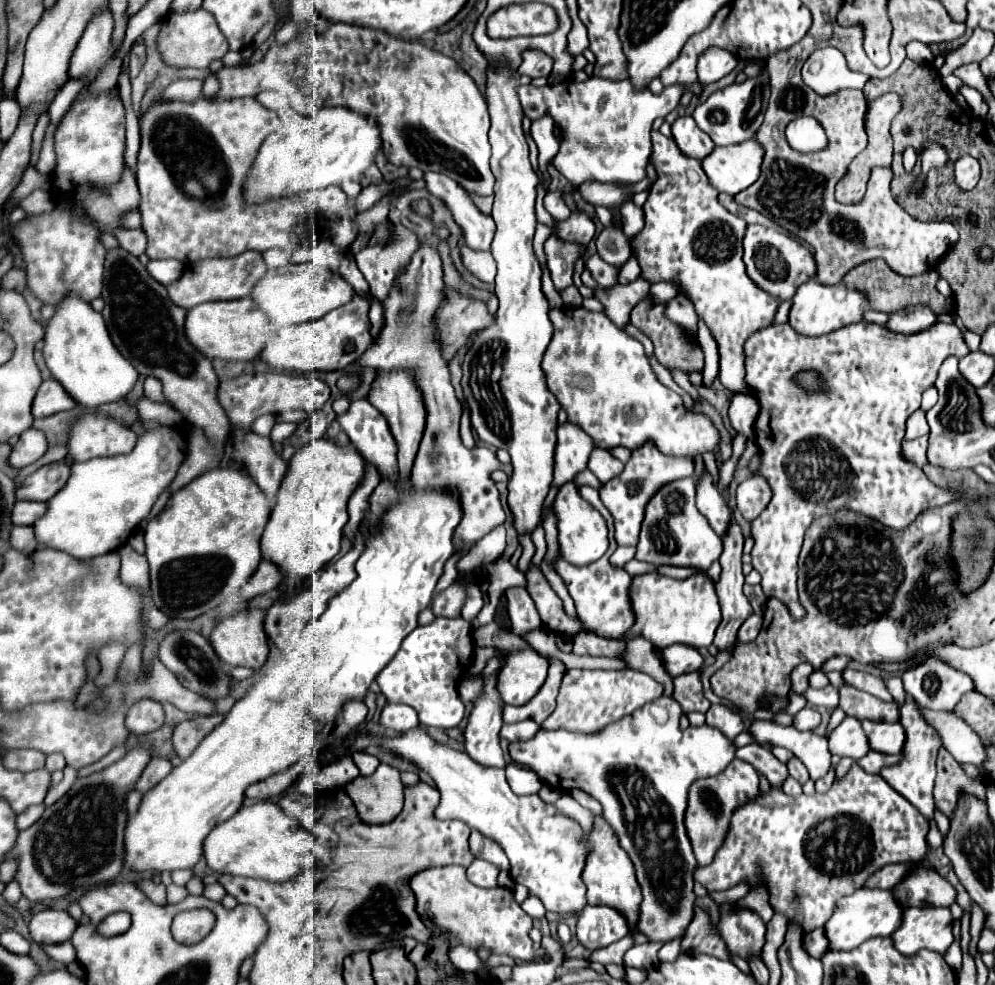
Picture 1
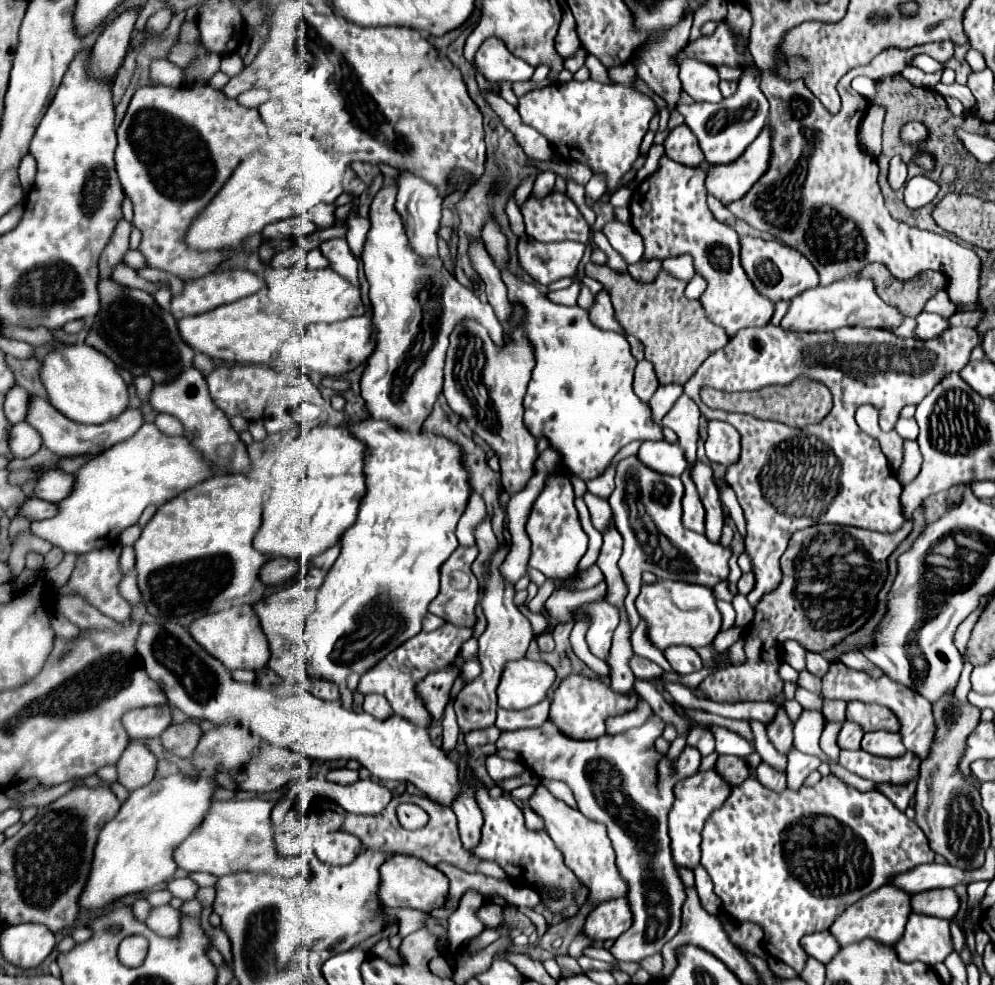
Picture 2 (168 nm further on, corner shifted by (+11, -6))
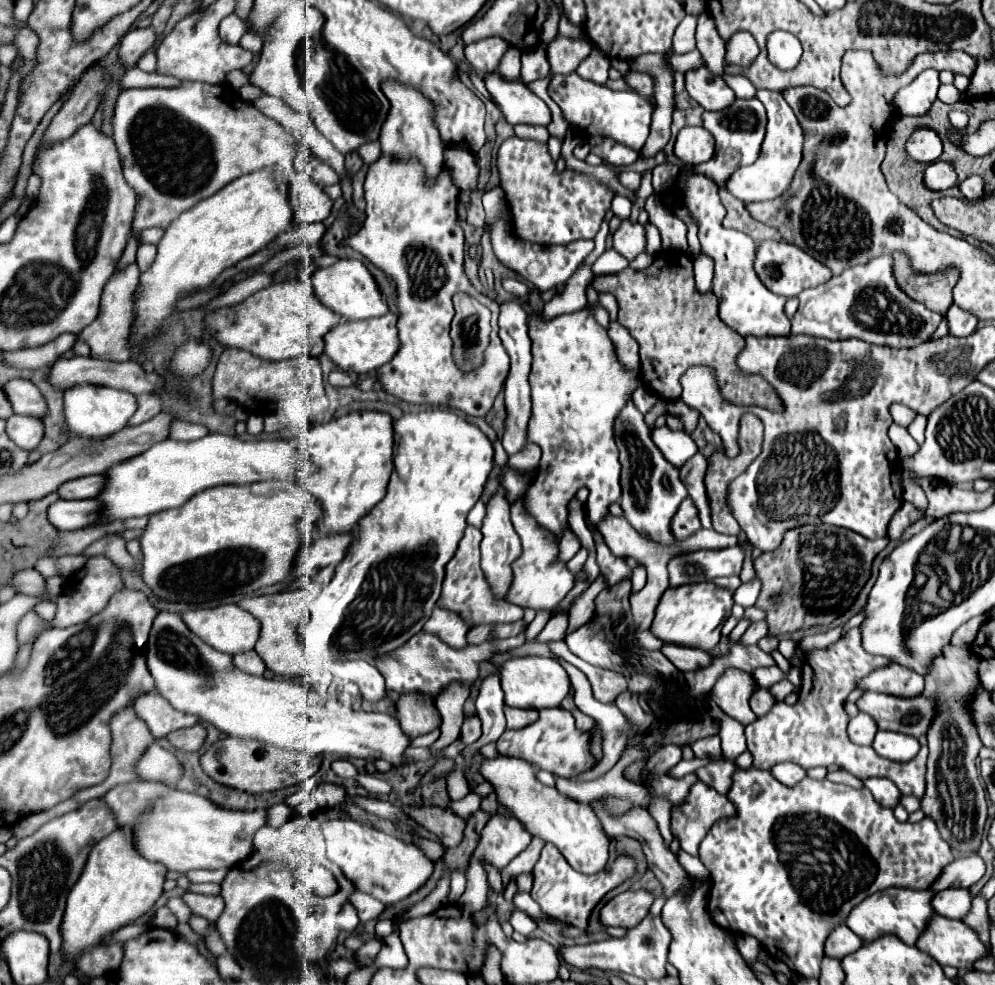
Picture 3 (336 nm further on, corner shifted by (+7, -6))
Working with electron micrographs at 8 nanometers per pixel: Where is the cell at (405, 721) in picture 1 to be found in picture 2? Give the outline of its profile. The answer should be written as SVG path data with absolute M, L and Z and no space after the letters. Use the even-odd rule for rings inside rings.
M366 694L366 698L364 698L364 710L368 714L380 718L380 720L384 720L384 718L388 718L388 716L394 714L392 708L390 708L390 704L388 704L388 700L384 696L380 696L380 694Z

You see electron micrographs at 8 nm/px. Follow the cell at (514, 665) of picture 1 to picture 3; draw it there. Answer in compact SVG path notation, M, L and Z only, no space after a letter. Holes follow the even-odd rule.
M542 656L512 658L502 666L500 678L502 678L504 702L512 708L536 708L536 710L554 708L570 692L570 680L566 670L552 658L542 658Z

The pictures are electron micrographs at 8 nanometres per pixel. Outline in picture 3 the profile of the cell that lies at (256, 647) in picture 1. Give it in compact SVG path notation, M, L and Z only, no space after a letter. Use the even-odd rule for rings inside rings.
M224 604L224 606L216 606L216 608L206 608L206 610L184 612L182 620L208 646L216 648L218 652L226 652L226 654L250 652L250 650L254 650L254 646L256 646L256 642L260 638L260 622L256 618L252 618L248 612L244 612L240 606L236 606L236 604Z

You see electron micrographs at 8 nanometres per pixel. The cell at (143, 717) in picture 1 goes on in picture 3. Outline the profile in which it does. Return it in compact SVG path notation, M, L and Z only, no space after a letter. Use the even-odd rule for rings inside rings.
M150 692L146 696L138 696L134 704L134 712L140 720L146 722L154 738L164 738L174 730L194 726L198 722L196 716L178 712L164 700L158 692Z

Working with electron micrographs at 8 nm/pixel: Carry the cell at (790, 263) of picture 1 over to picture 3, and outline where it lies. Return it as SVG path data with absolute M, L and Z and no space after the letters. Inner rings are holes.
M764 240L758 244L756 248L756 260L754 260L754 270L758 274L758 278L762 280L762 284L778 294L778 296L798 296L802 290L806 288L814 288L818 284L824 284L826 280L830 280L830 270L820 264L818 260L814 260L812 256L808 256L802 248L784 242L784 240Z

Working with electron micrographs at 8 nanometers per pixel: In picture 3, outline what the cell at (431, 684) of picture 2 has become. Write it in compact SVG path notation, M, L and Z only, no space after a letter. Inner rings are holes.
M422 692L402 694L396 704L396 718L412 738L436 730L442 722L434 700Z

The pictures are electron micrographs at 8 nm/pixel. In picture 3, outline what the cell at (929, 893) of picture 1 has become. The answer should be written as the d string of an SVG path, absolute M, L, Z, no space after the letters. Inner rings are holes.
M948 888L942 892L936 892L932 898L932 908L936 914L944 918L964 918L970 910L970 890L966 888Z

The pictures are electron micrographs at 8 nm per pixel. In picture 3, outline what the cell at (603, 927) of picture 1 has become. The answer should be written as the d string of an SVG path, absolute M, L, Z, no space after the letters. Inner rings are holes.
M638 890L638 892L622 892L614 896L606 906L600 910L600 922L608 926L620 926L620 928L634 928L640 924L640 920L648 914L650 906L654 902L654 896Z

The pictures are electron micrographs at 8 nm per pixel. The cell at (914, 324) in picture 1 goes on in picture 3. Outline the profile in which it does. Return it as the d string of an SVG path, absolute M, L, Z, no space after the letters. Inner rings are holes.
M954 304L946 312L946 320L948 320L948 330L952 336L968 336L978 326L978 320L972 314L956 308Z

